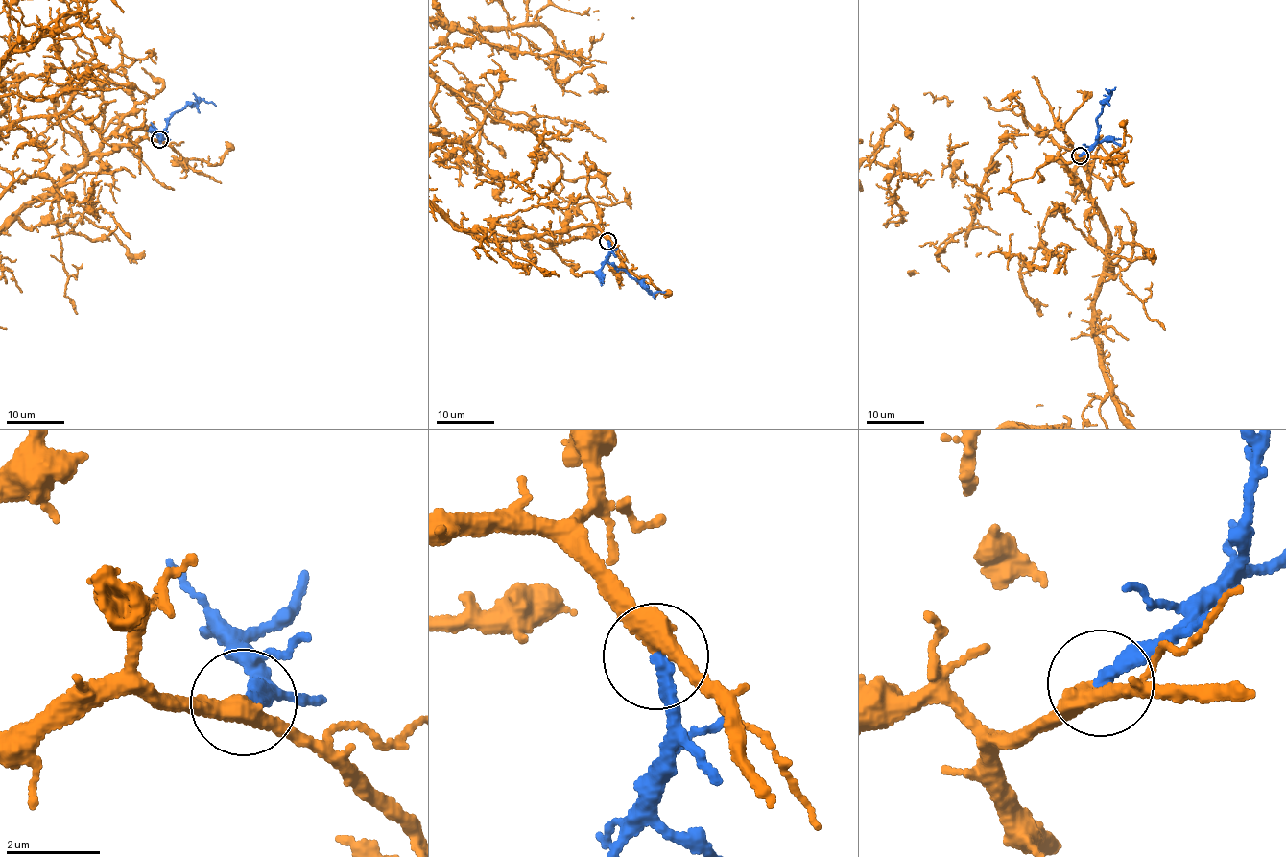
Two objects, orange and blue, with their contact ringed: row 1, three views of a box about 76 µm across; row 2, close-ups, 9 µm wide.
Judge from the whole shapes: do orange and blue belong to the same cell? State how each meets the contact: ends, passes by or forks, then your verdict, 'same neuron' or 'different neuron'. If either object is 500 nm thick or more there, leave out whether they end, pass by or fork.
orange passes by | blue ends | same neuron

